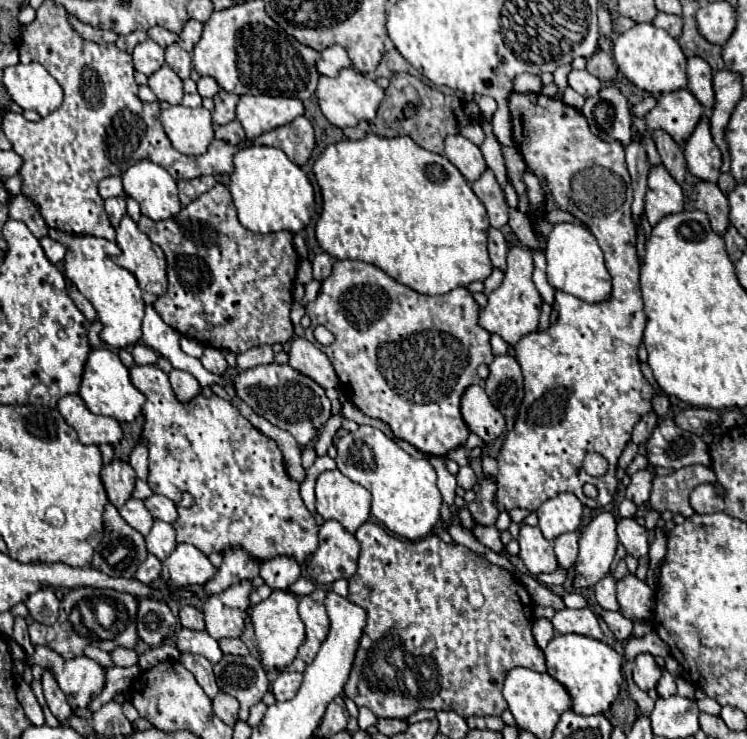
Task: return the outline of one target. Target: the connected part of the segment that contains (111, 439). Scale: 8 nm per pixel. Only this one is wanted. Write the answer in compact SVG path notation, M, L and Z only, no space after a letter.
M66 395L58 401L58 411L70 427L76 429L80 443L84 445L116 445L122 439L120 423L112 417L92 415L80 395Z

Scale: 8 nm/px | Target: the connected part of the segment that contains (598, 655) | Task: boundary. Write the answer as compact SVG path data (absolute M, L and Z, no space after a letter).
M558 633L544 649L544 655L546 655L548 673L568 689L568 693L574 699L572 709L578 715L596 715L596 713L606 713L610 709L624 681L620 669L622 655L618 655L610 645L586 635Z

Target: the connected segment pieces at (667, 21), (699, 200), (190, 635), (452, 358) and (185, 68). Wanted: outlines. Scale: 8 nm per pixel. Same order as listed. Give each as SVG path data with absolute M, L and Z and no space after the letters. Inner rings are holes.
M658 13L656 19L652 21L652 25L666 29L674 39L680 37L682 33L682 19L678 15L668 15L668 13Z
M700 181L692 191L692 203L696 209L704 211L710 217L710 225L718 235L726 231L726 227L730 225L728 223L730 205L728 205L726 195L718 189L718 185Z
M182 629L178 633L176 647L180 653L194 653L202 655L212 663L218 663L222 659L222 651L218 647L218 641L208 635L208 631L192 631L192 629Z
M352 259L334 261L332 275L322 281L318 297L306 305L312 325L306 339L328 355L338 373L346 397L368 417L384 421L392 433L426 455L446 455L468 439L468 425L460 415L460 397L466 387L476 385L478 365L492 363L490 333L478 325L478 303L466 287L456 287L444 295L422 295L394 281L376 265ZM324 325L334 333L332 345L320 345L314 339L314 327Z
M178 43L166 47L166 63L174 69L174 73L180 79L188 79L190 77L190 69L192 69L190 59L192 59L192 55L188 51L184 51Z

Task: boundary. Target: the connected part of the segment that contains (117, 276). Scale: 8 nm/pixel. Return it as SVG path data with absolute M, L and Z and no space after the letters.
M50 229L50 237L54 241L60 241L66 247L64 273L80 289L80 293L94 305L98 319L104 325L100 331L100 339L118 349L136 345L142 337L140 325L144 317L144 301L136 277L114 263L114 259L120 255L120 247L114 241L102 237L68 235L58 229Z

